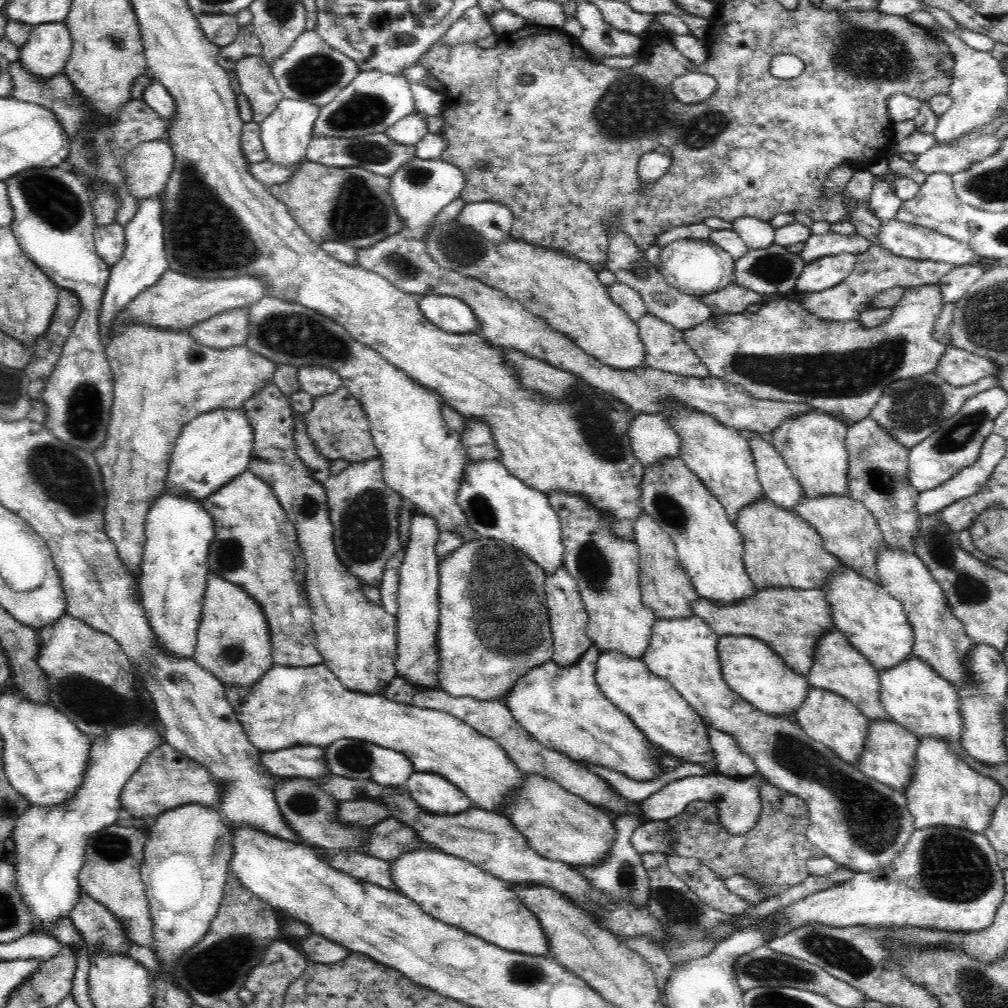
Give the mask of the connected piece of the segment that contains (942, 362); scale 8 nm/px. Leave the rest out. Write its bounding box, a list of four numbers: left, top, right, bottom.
[935,347,995,386]

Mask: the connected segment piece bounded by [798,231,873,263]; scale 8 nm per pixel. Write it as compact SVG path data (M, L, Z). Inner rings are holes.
M832 231L825 234L810 235L804 242L804 248L798 252L804 262L812 262L822 256L832 256L840 252L853 252L862 254L866 252L873 242L868 241L864 236L856 233L853 236L841 236Z

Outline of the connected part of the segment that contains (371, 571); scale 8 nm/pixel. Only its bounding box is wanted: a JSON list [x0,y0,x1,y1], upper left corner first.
[293,413,406,587]

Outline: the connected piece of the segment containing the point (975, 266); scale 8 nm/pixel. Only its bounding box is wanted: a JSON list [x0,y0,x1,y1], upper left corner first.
[939,259,994,303]

